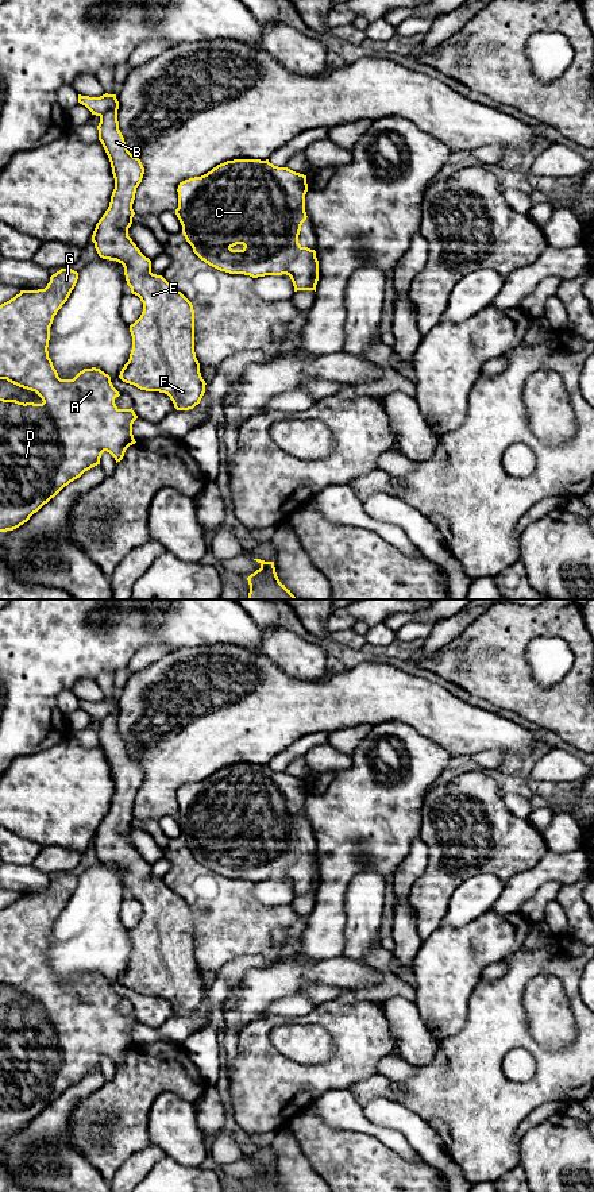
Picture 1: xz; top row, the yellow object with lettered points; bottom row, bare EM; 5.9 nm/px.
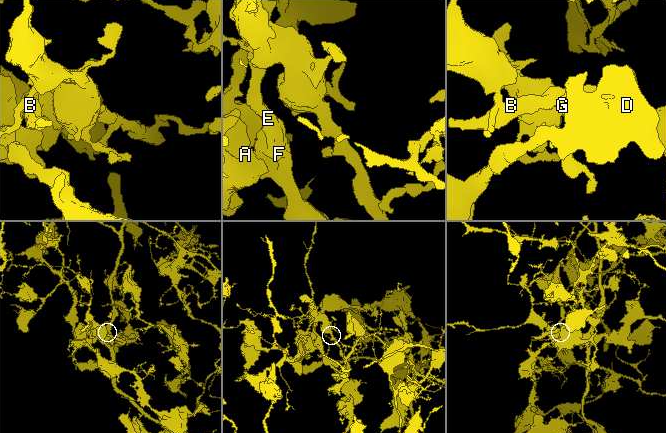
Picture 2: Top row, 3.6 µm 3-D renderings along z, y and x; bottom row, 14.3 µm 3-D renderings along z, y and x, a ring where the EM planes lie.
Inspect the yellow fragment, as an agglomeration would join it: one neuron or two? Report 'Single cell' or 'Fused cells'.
Fused cells

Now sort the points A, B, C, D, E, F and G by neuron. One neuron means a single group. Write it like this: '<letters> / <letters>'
A C D G / B E F

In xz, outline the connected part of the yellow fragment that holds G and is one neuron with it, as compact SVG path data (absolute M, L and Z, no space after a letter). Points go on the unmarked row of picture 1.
M70 872L61 873L50 882L45 894L20 895L14 903L0 910L0 984L35 996L43 1006L24 1008L0 1003L0 1137L14 1135L27 1127L65 1091L100 1069L104 1056L109 1057L117 1068L123 1064L126 1054L136 1048L132 1029L138 1021L132 1012L116 1011L115 1003L120 999L108 979L92 972L84 973L73 984L61 984L49 963L50 931L57 917L68 906L77 884L77 876Z

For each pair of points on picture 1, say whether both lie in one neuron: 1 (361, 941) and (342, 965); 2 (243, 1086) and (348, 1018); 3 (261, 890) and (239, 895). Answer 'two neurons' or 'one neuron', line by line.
1: two neurons
2: one neuron
3: two neurons

